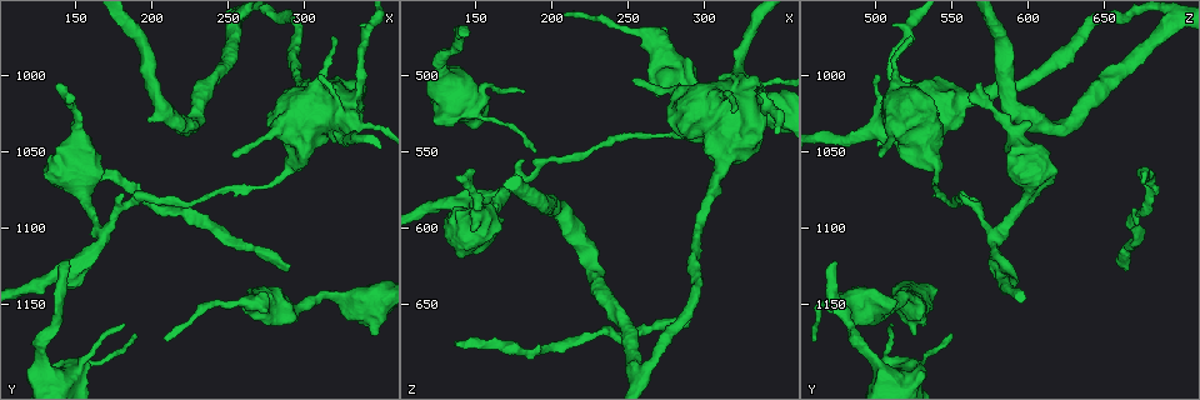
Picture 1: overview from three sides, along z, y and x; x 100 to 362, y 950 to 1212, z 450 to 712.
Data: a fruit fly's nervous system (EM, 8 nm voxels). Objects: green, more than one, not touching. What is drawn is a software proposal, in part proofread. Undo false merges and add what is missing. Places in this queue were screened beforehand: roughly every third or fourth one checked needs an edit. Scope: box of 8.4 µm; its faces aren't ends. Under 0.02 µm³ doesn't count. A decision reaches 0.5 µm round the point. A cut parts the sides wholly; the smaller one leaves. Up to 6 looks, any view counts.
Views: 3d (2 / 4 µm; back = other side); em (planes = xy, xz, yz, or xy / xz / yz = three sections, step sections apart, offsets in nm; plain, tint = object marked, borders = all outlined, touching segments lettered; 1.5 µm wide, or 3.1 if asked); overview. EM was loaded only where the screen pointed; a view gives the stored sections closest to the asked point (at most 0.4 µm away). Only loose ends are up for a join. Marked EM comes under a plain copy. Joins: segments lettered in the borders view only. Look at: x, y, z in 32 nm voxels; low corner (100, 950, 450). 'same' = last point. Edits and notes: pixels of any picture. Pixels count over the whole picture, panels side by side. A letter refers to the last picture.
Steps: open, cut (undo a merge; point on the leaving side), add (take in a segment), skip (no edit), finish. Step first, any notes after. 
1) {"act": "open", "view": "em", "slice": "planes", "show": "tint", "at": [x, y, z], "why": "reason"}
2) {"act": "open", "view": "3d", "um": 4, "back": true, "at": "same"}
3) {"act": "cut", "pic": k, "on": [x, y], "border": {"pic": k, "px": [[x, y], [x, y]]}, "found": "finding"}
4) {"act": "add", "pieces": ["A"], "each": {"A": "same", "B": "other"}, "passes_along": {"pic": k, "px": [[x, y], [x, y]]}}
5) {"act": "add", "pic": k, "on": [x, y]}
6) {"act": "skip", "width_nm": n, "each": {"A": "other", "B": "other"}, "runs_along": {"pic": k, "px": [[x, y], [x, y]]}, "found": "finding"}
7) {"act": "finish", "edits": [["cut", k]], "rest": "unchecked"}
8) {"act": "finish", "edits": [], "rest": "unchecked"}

{"act": "open", "view": "em", "slice": "planes", "show": "borders", "at": [144, 1122, 474], "why": "an open end"}

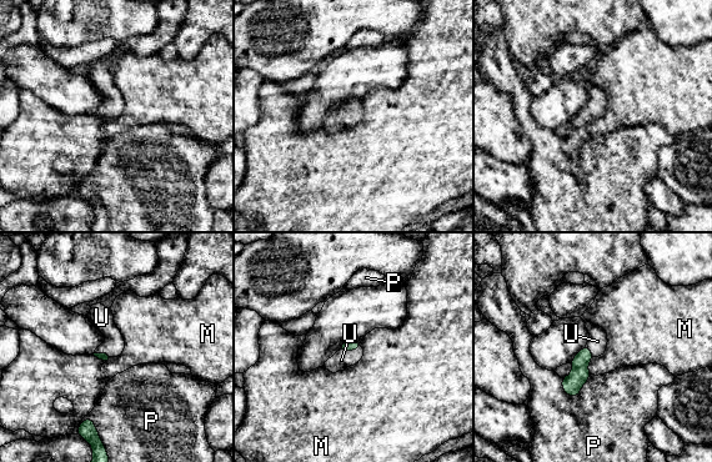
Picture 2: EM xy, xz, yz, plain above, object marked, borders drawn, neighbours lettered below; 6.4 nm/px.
{"act": "add", "pieces": ["U"], "each": {"M": "other", "P": "other", "U": "same"}, "passes_along": {"pic": 2, "px": [[352, 345], [349, 350], [341, 360]]}, "found": "it goes on there"}

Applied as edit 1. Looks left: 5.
{"act": "open", "view": "em", "slice": "planes", "show": "borders", "at": [320, 974, 524], "why": "thin end"}

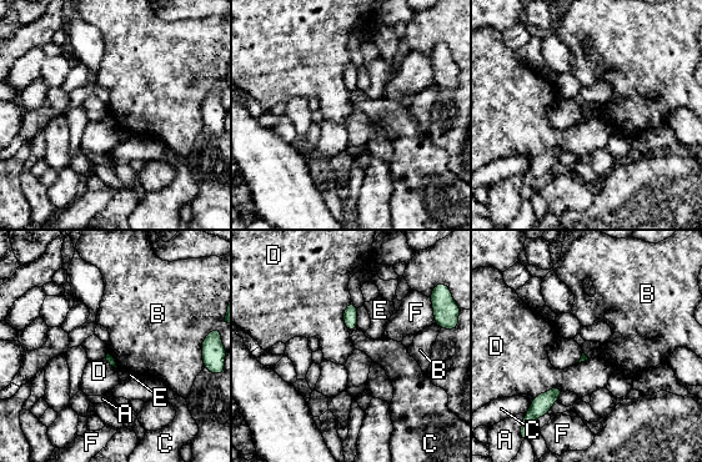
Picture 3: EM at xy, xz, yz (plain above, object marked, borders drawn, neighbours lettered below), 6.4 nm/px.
{"act": "skip", "each": {"A": "other", "B": "other", "C": "other", "D": "other", "E": "other", "F": "other"}, "border": {"pic": 3, "px": [[202, 340], [202, 360]]}, "found": "none of them fits"}

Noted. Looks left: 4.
{"act": "open", "view": "em", "slice": "planes", "show": "borders", "at": [128, 1066, 594], "why": "branch stops here"}

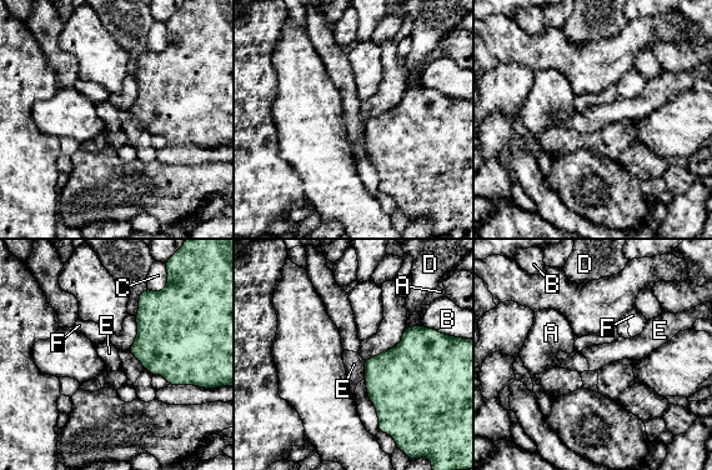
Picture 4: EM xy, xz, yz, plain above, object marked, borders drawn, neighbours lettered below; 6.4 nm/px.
{"act": "skip", "each": {"A": "other", "B": "other", "C": "other", "D": "other", "E": "other", "F": "other"}, "border": {"pic": 4, "px": [[364, 360], [365, 379]]}, "found": "none of them fits"}

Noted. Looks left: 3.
{"act": "finish", "edits": [["add", 2]], "rest": "unchecked"}

